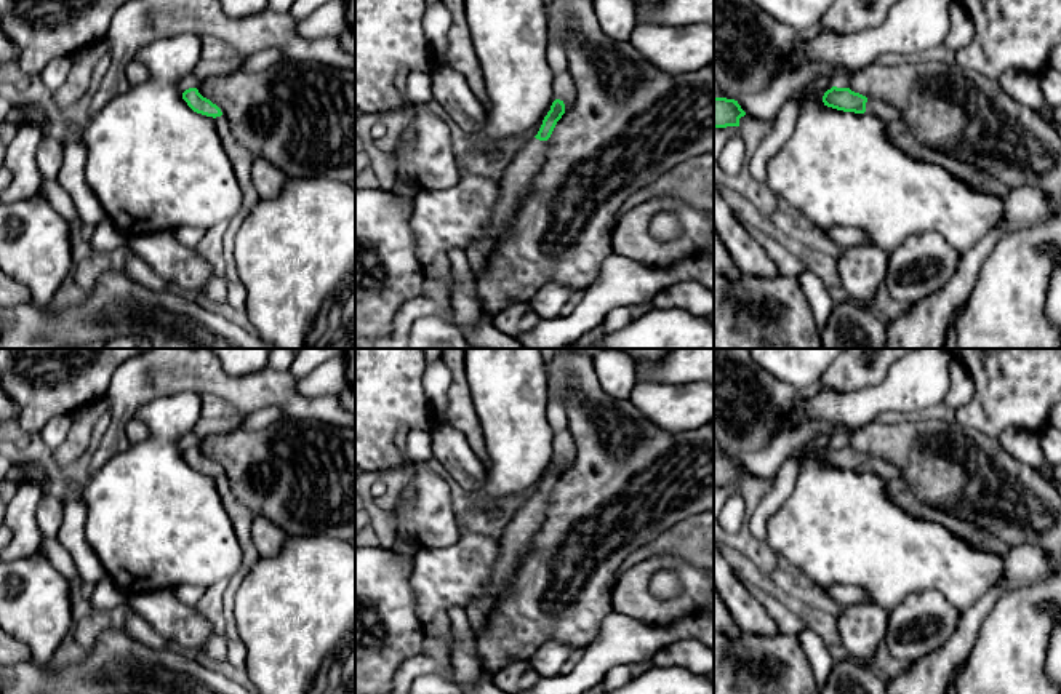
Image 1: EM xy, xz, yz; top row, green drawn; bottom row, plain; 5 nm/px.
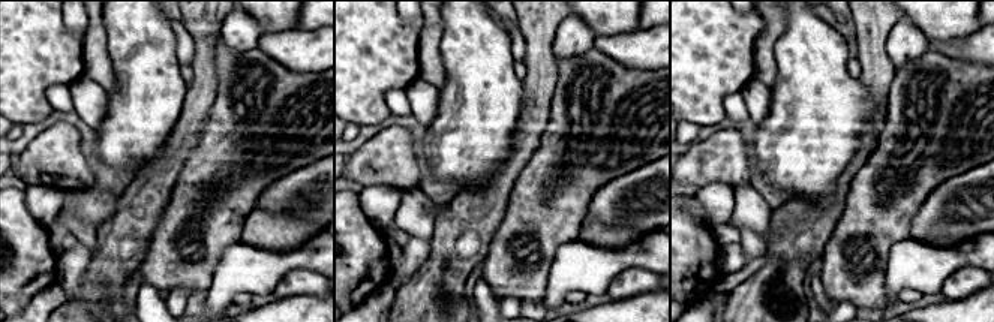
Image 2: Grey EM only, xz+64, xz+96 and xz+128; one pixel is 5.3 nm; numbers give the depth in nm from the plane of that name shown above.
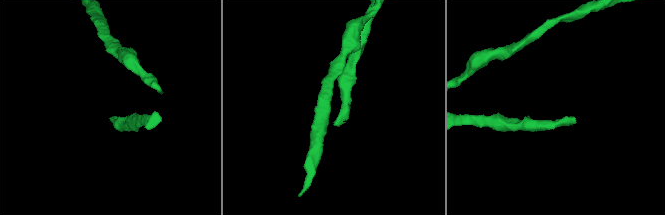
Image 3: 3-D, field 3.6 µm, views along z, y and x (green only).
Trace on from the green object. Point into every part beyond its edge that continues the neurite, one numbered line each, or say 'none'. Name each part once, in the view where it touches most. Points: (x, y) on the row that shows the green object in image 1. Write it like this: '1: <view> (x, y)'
1: yz (877, 107)

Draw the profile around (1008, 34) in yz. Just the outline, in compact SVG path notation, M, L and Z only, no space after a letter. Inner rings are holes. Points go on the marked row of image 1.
M952 0L971 18L975 35L968 46L955 51L955 64L991 80L1007 70L1023 70L1040 77L1048 58L1061 45L1061 0Z

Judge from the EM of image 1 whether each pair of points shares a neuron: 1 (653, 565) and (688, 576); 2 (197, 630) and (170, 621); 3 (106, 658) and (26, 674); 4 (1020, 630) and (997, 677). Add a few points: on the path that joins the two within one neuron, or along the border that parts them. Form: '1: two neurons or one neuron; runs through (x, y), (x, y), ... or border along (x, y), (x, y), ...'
1: one neuron; runs through (661, 563), (676, 563), (680, 568)
2: one neuron; runs through (191, 630), (176, 622)
3: one neuron; runs through (87, 677), (45, 677)
4: one neuron; runs through (1013, 642), (1007, 666)

